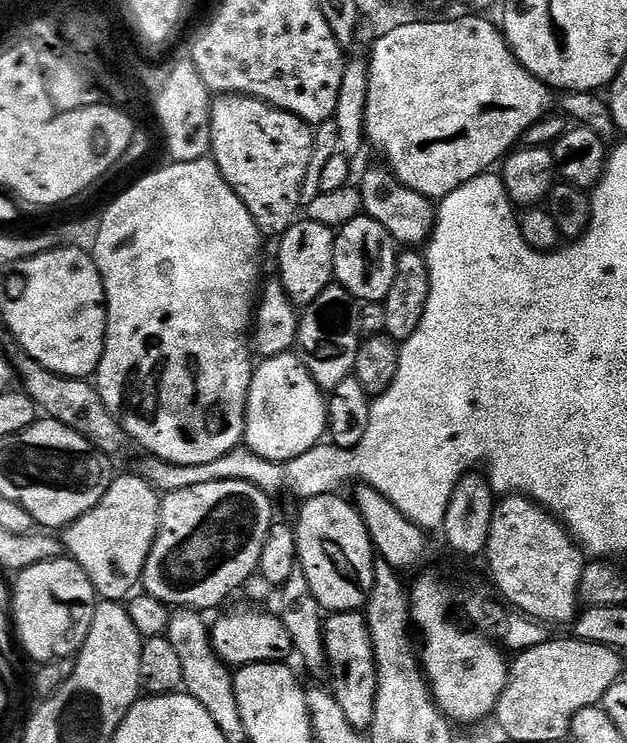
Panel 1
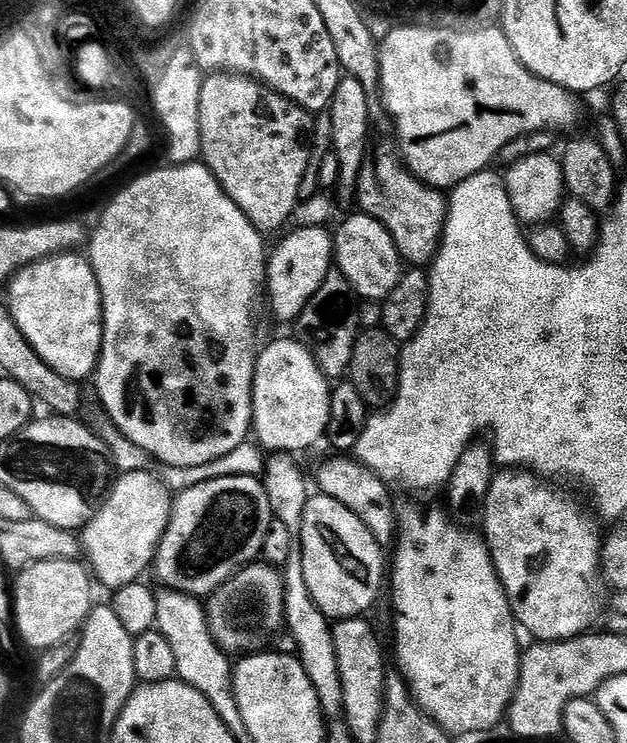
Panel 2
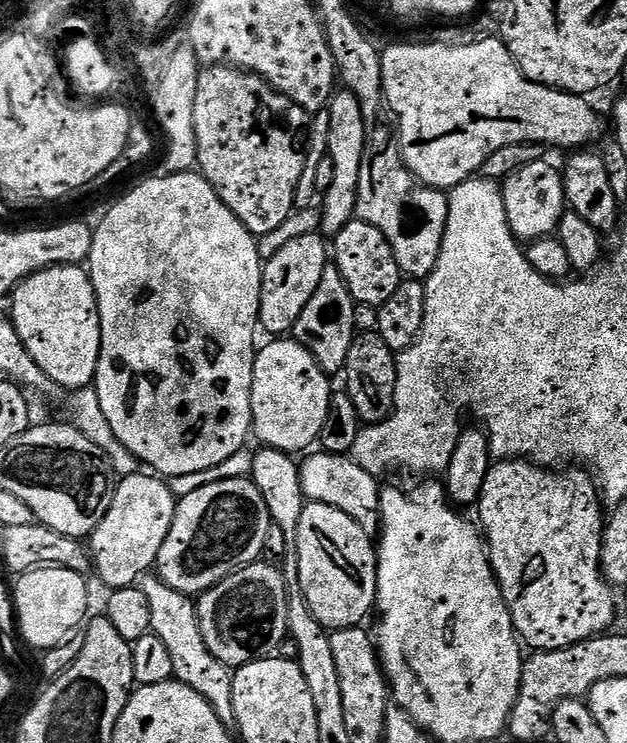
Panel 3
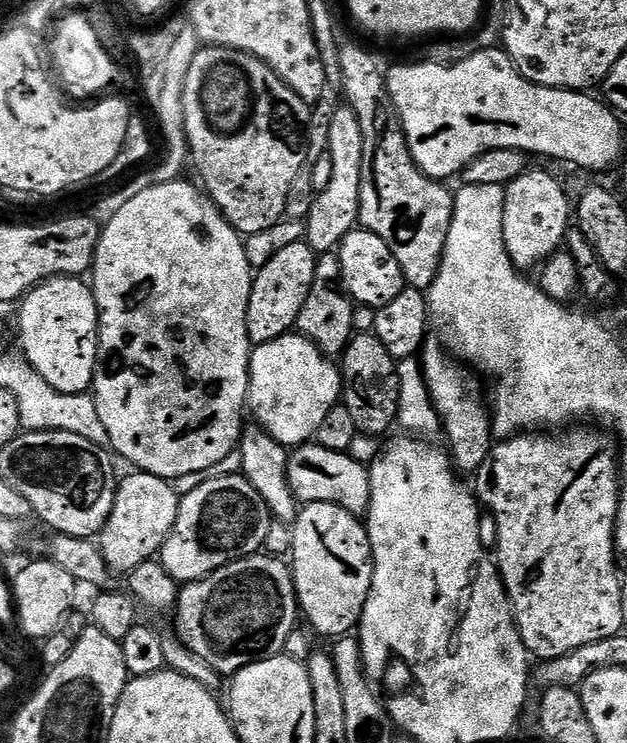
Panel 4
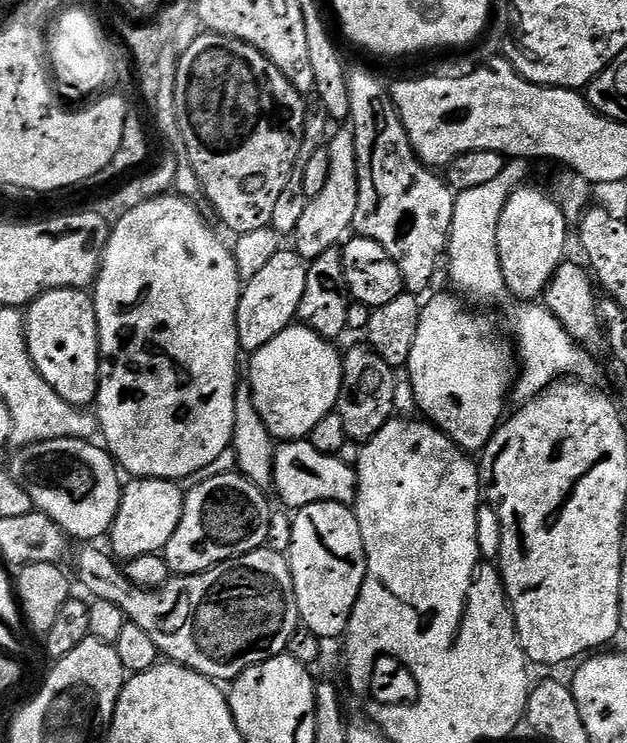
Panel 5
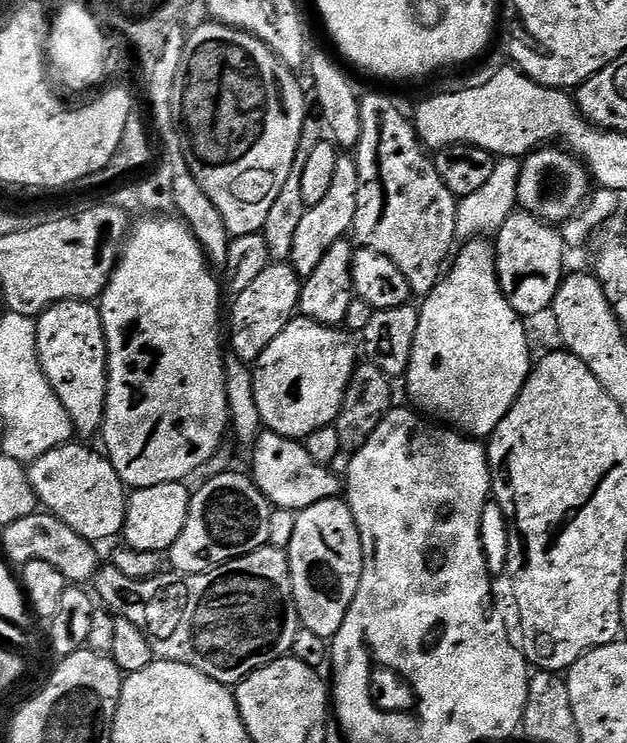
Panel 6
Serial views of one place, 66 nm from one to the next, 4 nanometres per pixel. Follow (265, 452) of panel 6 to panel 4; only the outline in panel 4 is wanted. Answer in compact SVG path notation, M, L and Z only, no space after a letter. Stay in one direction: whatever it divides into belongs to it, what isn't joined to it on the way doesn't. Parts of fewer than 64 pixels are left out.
M315 442L301 444L288 458L288 484L301 505L326 502L345 508L351 516L364 518L372 491L368 468L360 464L363 463L348 452L326 450L326 446Z

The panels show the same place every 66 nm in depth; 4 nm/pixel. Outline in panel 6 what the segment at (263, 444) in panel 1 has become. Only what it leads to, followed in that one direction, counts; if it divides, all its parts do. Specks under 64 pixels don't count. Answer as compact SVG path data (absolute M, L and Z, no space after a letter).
M294 318L284 327L282 334L278 334L278 338L274 338L274 342L262 350L252 368L253 392L258 410L261 411L263 427L267 431L303 441L304 437L314 434L314 430L335 425L344 391L358 363L358 348L352 345L351 339L353 337L339 327L320 324L307 318Z

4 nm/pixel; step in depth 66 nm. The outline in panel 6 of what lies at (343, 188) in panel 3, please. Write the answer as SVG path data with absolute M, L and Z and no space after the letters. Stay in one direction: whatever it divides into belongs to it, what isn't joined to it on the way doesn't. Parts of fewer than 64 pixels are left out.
M341 154L338 166L334 166L334 178L330 182L330 191L322 198L322 202L305 207L302 222L294 233L294 250L291 266L299 276L312 276L314 270L322 262L326 250L334 246L334 242L345 239L352 232L354 214L358 210L358 166L355 155Z

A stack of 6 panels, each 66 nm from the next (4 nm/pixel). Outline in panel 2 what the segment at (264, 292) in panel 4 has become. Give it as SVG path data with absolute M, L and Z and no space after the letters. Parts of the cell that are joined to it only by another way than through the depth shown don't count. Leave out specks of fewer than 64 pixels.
M293 227L291 231L292 233L276 249L271 249L266 277L266 300L268 296L268 304L272 307L273 314L278 319L288 320L288 322L296 321L302 314L302 310L306 310L306 302L310 302L310 298L318 294L318 286L326 282L329 272L334 268L334 236L328 228Z

